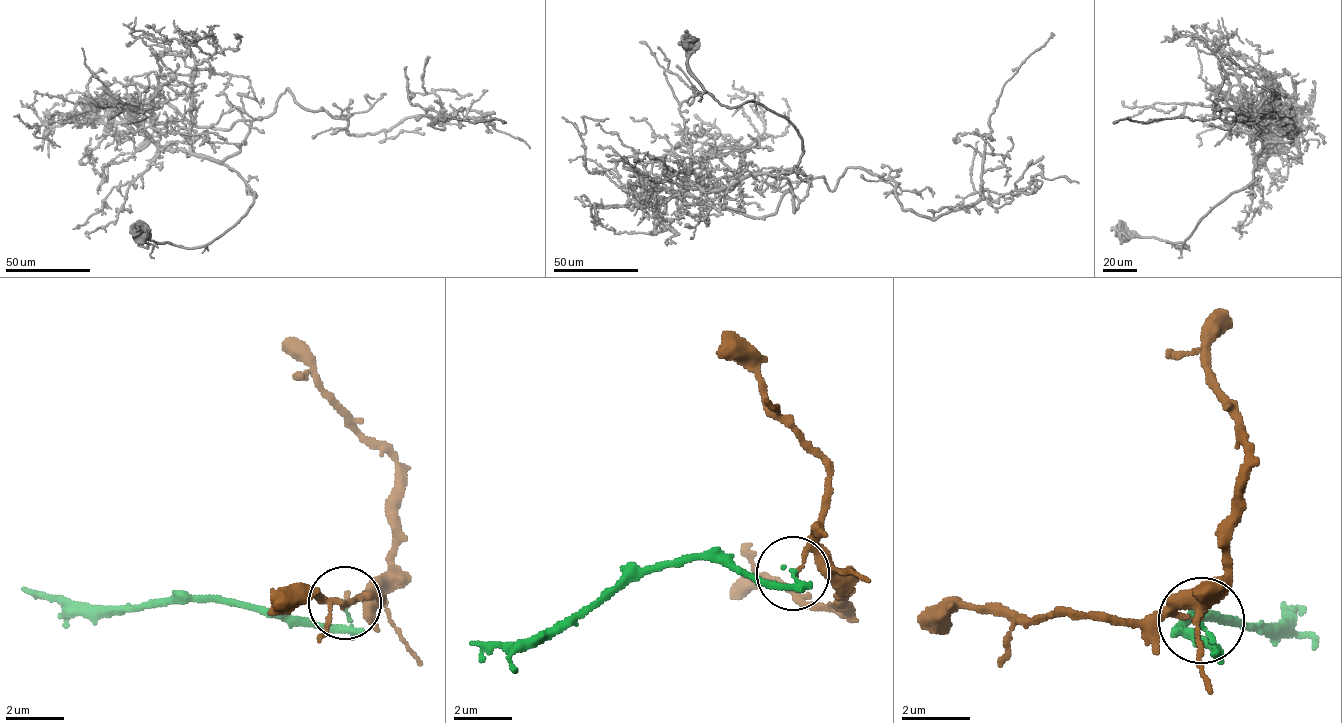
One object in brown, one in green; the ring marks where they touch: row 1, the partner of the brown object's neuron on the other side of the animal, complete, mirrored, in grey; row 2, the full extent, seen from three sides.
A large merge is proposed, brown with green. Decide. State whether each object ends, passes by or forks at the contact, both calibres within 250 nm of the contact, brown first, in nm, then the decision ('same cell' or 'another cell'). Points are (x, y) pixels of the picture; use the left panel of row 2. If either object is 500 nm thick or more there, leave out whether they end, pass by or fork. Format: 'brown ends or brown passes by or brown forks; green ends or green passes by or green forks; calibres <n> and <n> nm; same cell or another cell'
brown ends; green passes by; calibres 150 and 80 nm; another cell

